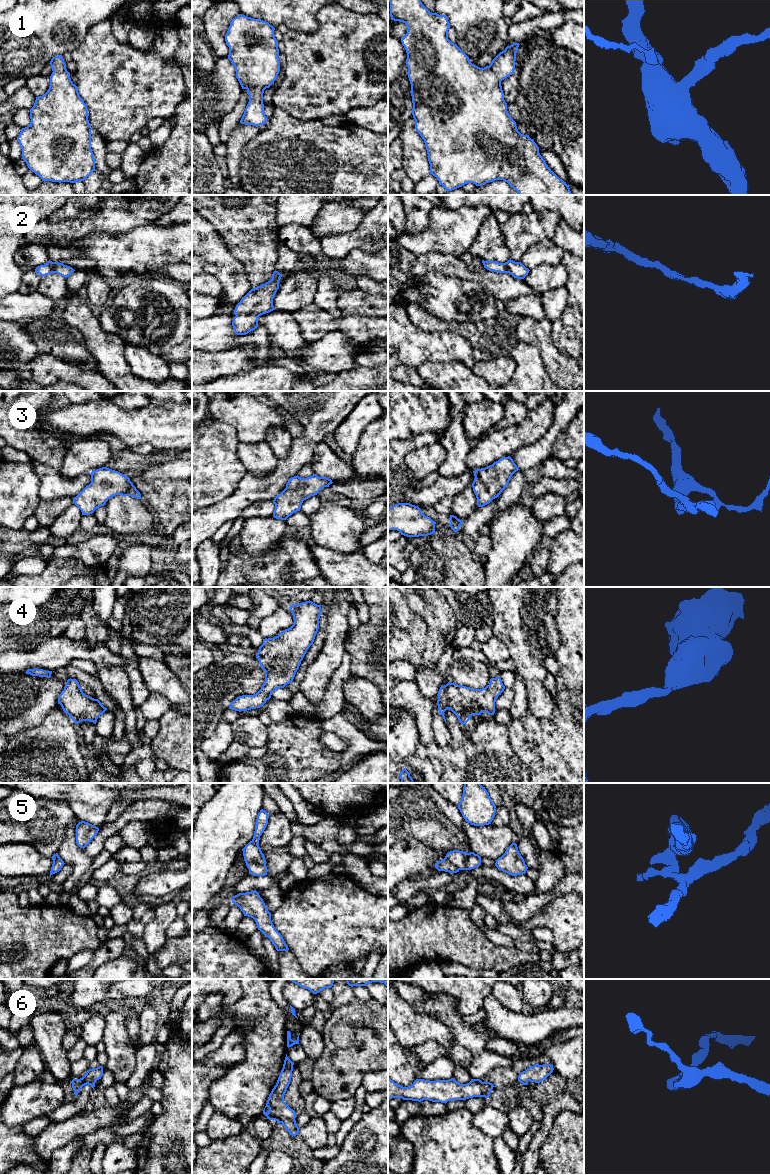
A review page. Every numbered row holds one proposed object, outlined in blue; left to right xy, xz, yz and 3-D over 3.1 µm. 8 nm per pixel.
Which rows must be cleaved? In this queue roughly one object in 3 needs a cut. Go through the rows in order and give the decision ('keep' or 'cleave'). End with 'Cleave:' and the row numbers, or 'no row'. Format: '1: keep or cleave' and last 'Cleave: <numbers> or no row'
1: keep
2: keep
3: keep
4: keep
5: cleave
6: keep
Cleave: 5

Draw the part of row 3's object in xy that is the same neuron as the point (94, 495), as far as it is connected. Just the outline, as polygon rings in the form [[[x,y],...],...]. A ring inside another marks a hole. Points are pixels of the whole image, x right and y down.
[[[102,467],[92,471],[90,475],[91,483],[73,498],[73,503],[81,510],[82,515],[92,514],[116,495],[141,499],[140,492],[130,478],[118,471]]]

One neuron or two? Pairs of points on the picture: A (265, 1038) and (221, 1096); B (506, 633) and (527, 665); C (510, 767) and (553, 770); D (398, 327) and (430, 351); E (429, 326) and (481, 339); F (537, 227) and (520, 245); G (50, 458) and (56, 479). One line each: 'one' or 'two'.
A: one
B: one
C: two
D: one
E: one
F: one
G: two

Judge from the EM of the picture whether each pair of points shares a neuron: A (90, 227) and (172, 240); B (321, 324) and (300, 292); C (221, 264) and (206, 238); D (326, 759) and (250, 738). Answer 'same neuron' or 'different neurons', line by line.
A: different neurons
B: different neurons
C: same neuron
D: different neurons

